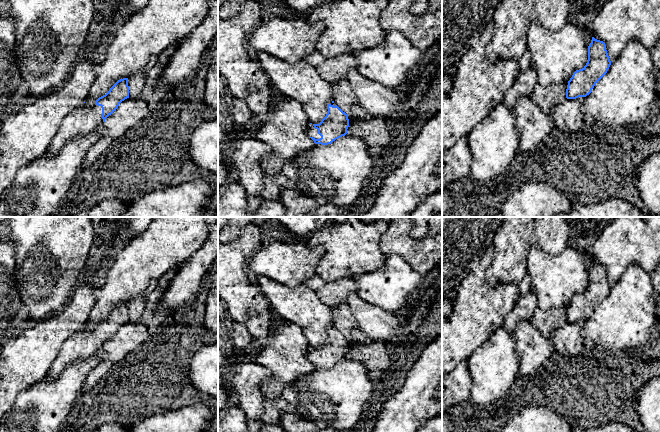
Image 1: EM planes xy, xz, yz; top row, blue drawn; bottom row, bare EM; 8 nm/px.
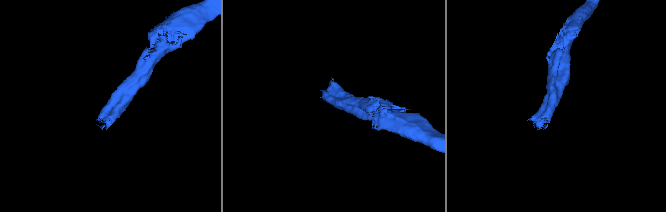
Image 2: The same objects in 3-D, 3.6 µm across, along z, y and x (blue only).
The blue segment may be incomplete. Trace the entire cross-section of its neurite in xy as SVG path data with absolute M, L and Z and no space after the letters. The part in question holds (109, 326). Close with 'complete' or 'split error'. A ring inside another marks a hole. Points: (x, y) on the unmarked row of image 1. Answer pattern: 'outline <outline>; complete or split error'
outline M123 302L118 304L105 319L99 321L93 330L84 327L72 335L62 345L51 364L46 380L54 380L70 362L94 355L127 322L129 322L128 302Z; split error

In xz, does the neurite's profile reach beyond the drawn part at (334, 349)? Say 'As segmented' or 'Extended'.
Extended

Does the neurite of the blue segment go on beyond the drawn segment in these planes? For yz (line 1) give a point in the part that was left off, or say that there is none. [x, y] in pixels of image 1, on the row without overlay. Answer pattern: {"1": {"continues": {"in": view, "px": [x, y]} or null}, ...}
{"1": {"continues": null}}

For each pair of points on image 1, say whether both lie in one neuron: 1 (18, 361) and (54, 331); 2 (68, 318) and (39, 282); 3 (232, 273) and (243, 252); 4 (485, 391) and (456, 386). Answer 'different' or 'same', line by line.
1: same
2: different
3: same
4: different

